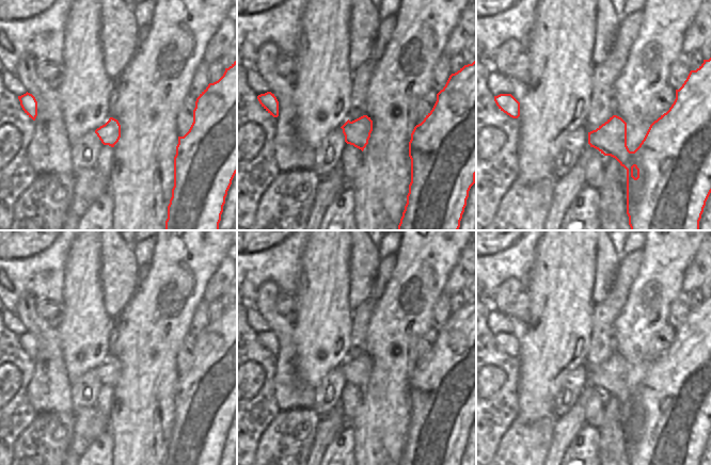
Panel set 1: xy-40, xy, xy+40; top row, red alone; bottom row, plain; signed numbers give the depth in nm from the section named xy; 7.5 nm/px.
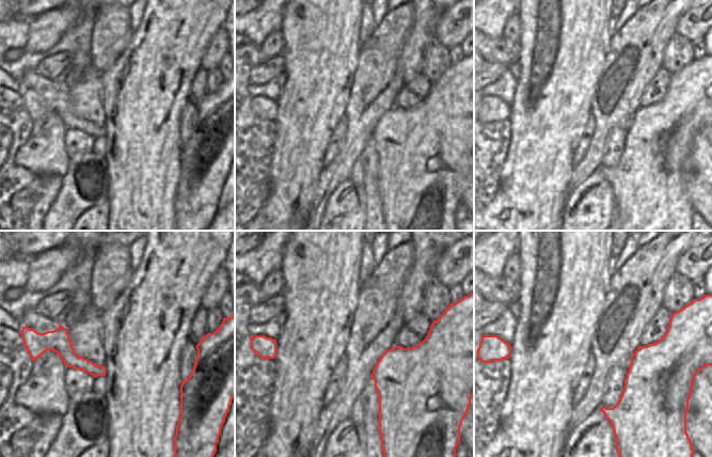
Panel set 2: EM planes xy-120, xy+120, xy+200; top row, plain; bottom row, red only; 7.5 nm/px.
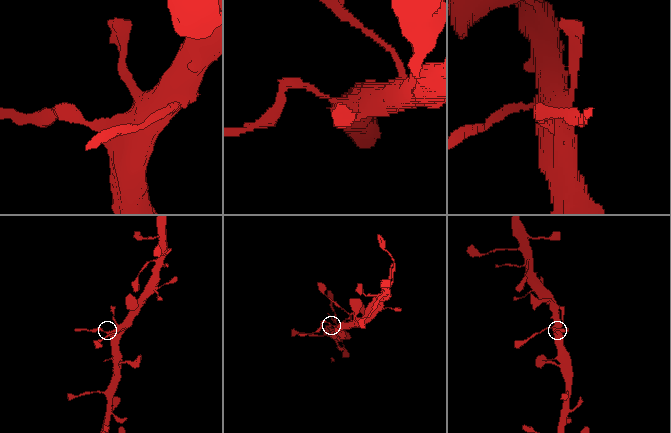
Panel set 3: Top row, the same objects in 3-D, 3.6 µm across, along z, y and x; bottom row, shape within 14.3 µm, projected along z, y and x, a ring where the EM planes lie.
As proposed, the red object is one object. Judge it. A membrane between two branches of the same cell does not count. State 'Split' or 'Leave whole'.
Split

